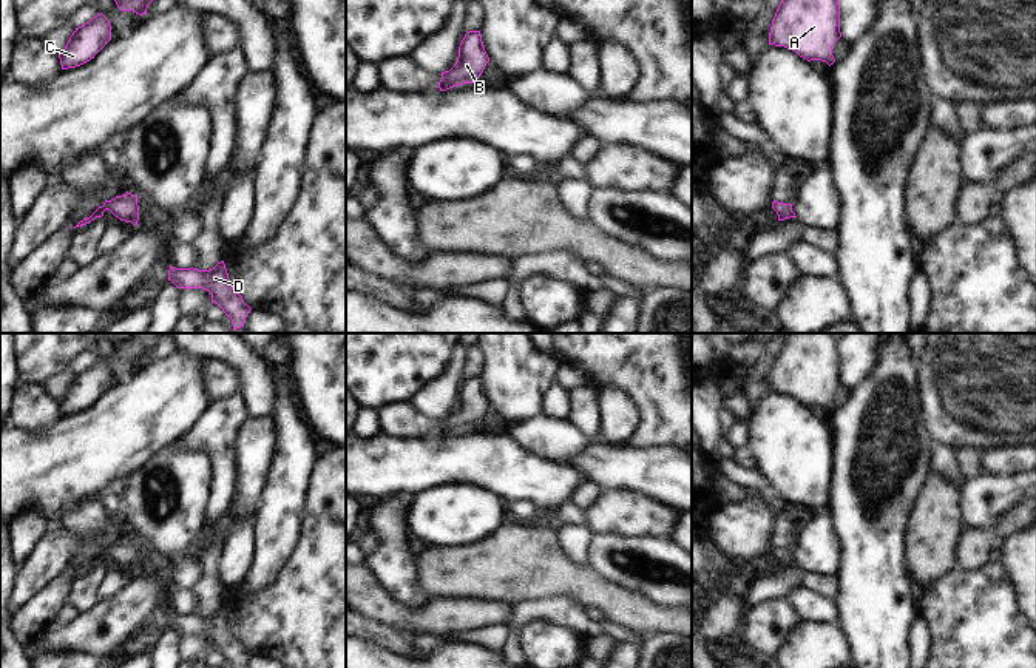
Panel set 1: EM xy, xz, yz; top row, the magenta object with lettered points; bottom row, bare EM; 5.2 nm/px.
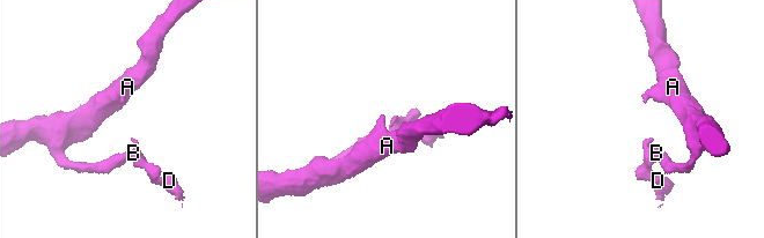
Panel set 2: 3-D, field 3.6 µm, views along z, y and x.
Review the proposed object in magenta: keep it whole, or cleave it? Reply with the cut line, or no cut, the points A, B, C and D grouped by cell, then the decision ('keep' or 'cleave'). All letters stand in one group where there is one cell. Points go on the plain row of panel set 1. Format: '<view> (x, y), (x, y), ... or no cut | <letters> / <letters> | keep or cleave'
no cut | A B C D | keep

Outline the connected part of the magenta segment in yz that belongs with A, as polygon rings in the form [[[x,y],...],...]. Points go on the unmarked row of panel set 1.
[[[787,333],[775,358],[769,390],[784,392],[800,403],[835,407],[834,389],[841,383],[840,350],[831,333]]]

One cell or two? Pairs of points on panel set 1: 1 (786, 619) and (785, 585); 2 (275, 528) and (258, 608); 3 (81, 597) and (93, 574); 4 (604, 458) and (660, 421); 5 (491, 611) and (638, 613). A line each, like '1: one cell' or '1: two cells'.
1: two cells
2: two cells
3: one cell
4: two cells
5: two cells

